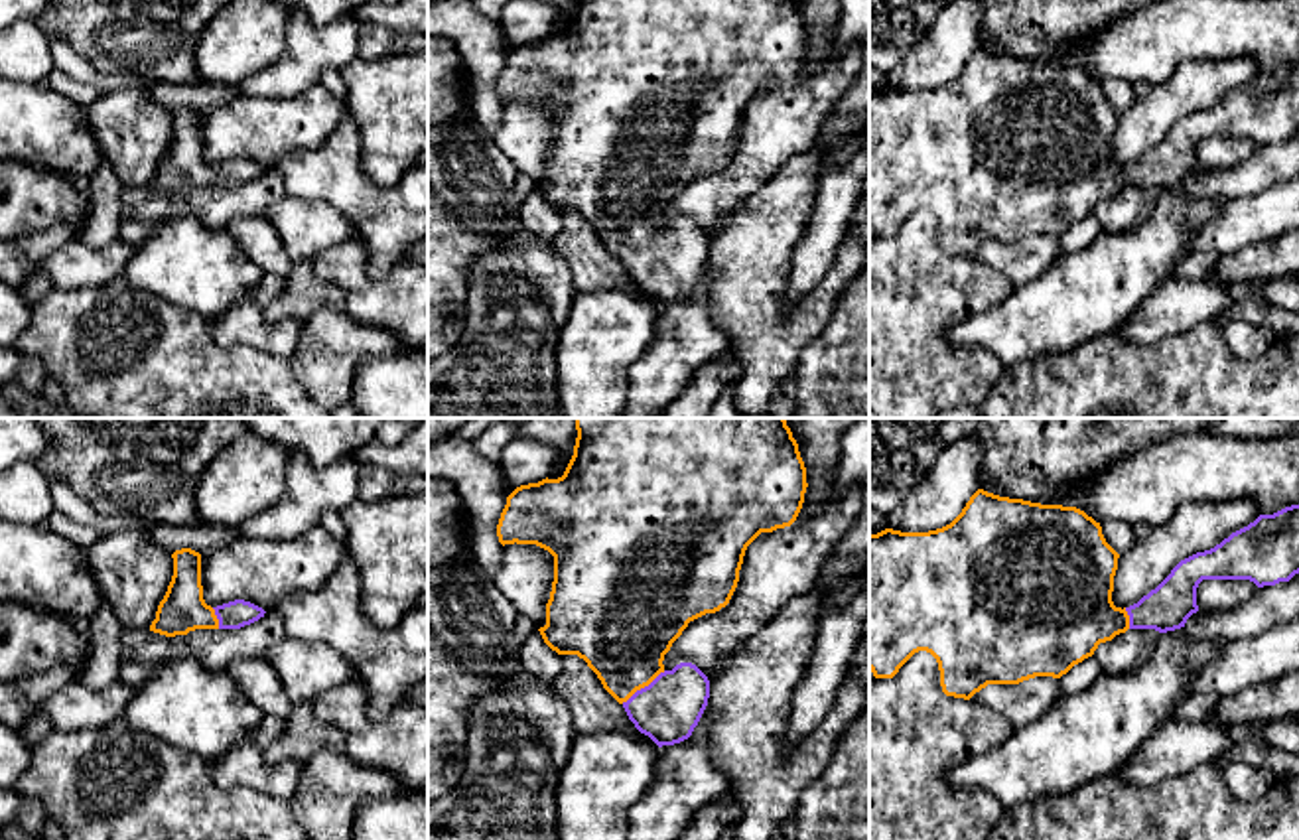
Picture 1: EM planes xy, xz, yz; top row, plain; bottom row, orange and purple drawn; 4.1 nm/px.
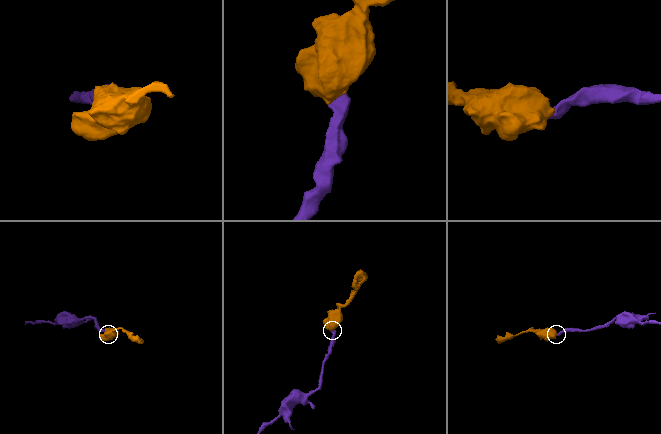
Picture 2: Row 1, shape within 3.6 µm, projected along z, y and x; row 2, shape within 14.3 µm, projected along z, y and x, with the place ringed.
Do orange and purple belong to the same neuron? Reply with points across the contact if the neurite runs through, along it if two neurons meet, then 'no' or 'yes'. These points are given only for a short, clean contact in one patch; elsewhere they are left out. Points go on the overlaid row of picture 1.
runs through xz (621, 630), (629, 667), (643, 687), (667, 710); yes

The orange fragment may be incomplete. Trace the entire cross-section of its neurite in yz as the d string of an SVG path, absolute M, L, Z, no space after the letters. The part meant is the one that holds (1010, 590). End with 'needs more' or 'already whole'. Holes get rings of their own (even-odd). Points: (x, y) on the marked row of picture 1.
M984 489L942 528L869 534L869 670L893 678L915 653L926 651L938 663L942 692L964 700L988 684L1060 678L1128 629L1185 627L1198 611L1202 580L1250 580L1258 588L1289 582L1299 574L1299 505L1260 515L1214 548L1181 560L1155 590L1124 609L1112 601L1118 558L1100 523L1084 511Z; needs more

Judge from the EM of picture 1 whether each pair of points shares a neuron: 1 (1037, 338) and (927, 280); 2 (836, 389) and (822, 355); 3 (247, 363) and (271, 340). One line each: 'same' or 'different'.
1: different
2: same
3: different

